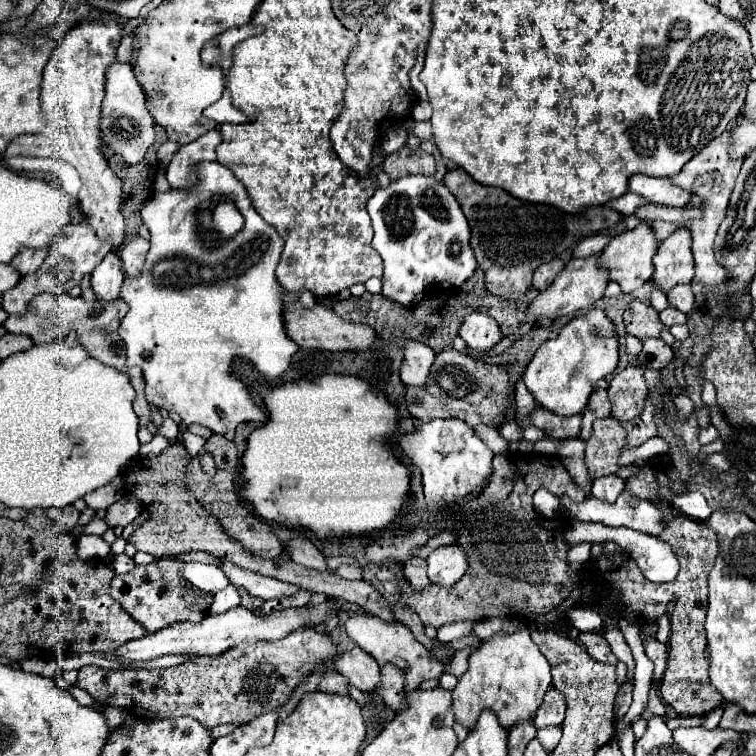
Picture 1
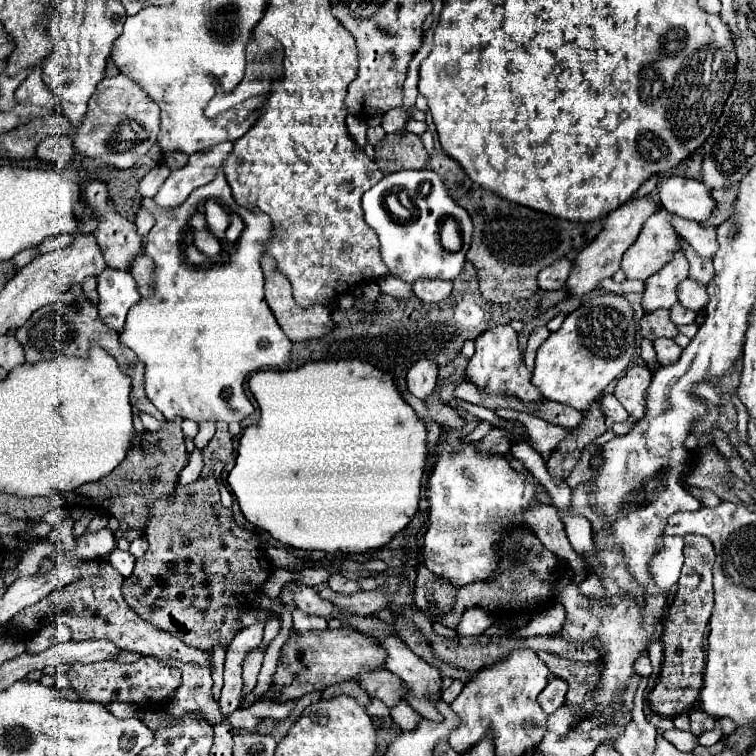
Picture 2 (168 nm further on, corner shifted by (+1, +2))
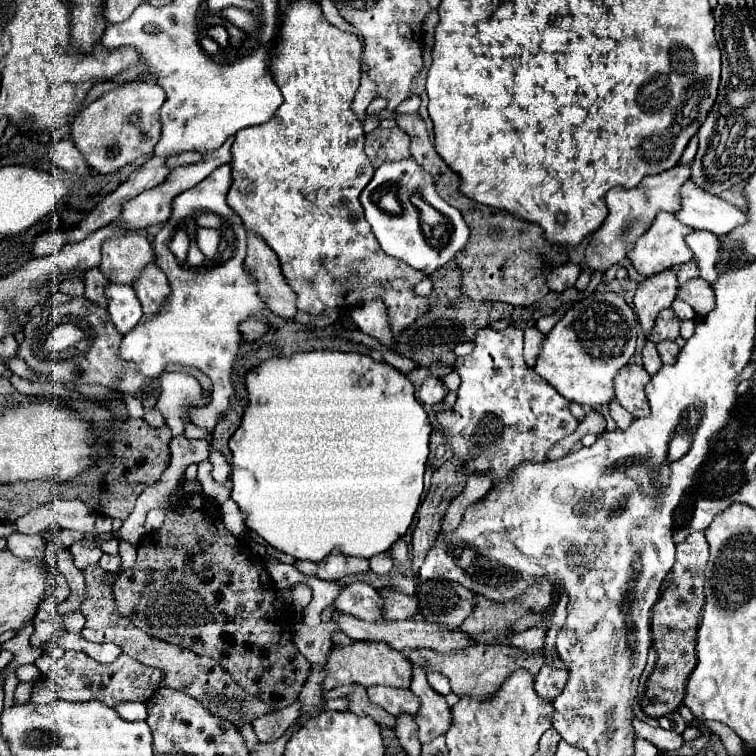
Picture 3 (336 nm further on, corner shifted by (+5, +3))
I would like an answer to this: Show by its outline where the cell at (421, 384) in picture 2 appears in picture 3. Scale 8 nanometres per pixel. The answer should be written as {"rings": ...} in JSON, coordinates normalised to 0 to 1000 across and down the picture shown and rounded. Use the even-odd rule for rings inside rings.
{"rings":[[[574,497],[563,500],[553,513],[550,513],[550,526],[558,534],[579,534],[590,524],[590,513],[585,513],[585,505]]]}

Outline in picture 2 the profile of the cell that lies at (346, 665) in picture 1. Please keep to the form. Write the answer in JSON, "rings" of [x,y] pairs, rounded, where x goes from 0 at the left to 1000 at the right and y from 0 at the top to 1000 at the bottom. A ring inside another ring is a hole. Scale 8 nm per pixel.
{"rings":[[[500,885],[476,893],[476,909],[484,911],[489,922],[508,927],[508,933],[516,938],[537,922],[537,906],[532,906],[529,901],[532,898],[516,890],[513,885]]]}

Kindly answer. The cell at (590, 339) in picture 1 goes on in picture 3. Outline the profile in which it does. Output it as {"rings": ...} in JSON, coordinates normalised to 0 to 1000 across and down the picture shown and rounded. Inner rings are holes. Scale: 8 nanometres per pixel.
{"rings":[[[794,386],[762,399],[749,418],[722,442],[709,474],[709,495],[735,513],[754,532],[788,540],[812,529],[810,503],[839,468],[841,415],[815,386]]]}

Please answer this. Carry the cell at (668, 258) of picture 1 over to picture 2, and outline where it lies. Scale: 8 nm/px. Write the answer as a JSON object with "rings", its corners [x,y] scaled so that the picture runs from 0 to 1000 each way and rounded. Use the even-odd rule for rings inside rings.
{"rings":[[[894,332],[892,343],[878,351],[870,361],[854,369],[849,388],[849,409],[852,414],[862,414],[868,409],[886,409],[897,401],[894,380],[910,366],[910,345],[902,332]]]}

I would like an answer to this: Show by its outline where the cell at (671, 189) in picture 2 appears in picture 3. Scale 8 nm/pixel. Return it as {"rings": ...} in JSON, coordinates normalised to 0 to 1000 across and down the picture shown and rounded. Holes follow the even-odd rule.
{"rings":[[[910,238],[899,249],[899,262],[902,278],[897,278],[892,286],[913,302],[939,304],[947,312],[958,312],[987,291],[987,286],[976,275],[966,272],[952,259],[923,249],[915,238]]]}

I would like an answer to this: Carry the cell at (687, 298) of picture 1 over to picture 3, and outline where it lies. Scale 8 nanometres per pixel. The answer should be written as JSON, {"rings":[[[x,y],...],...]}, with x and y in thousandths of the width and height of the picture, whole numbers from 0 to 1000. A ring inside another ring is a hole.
{"rings":[[[926,365],[910,370],[905,378],[899,378],[897,394],[905,397],[907,402],[913,402],[918,407],[918,413],[926,418],[934,418],[934,413],[939,413],[939,407],[944,407],[942,378],[934,370],[929,370]]]}

